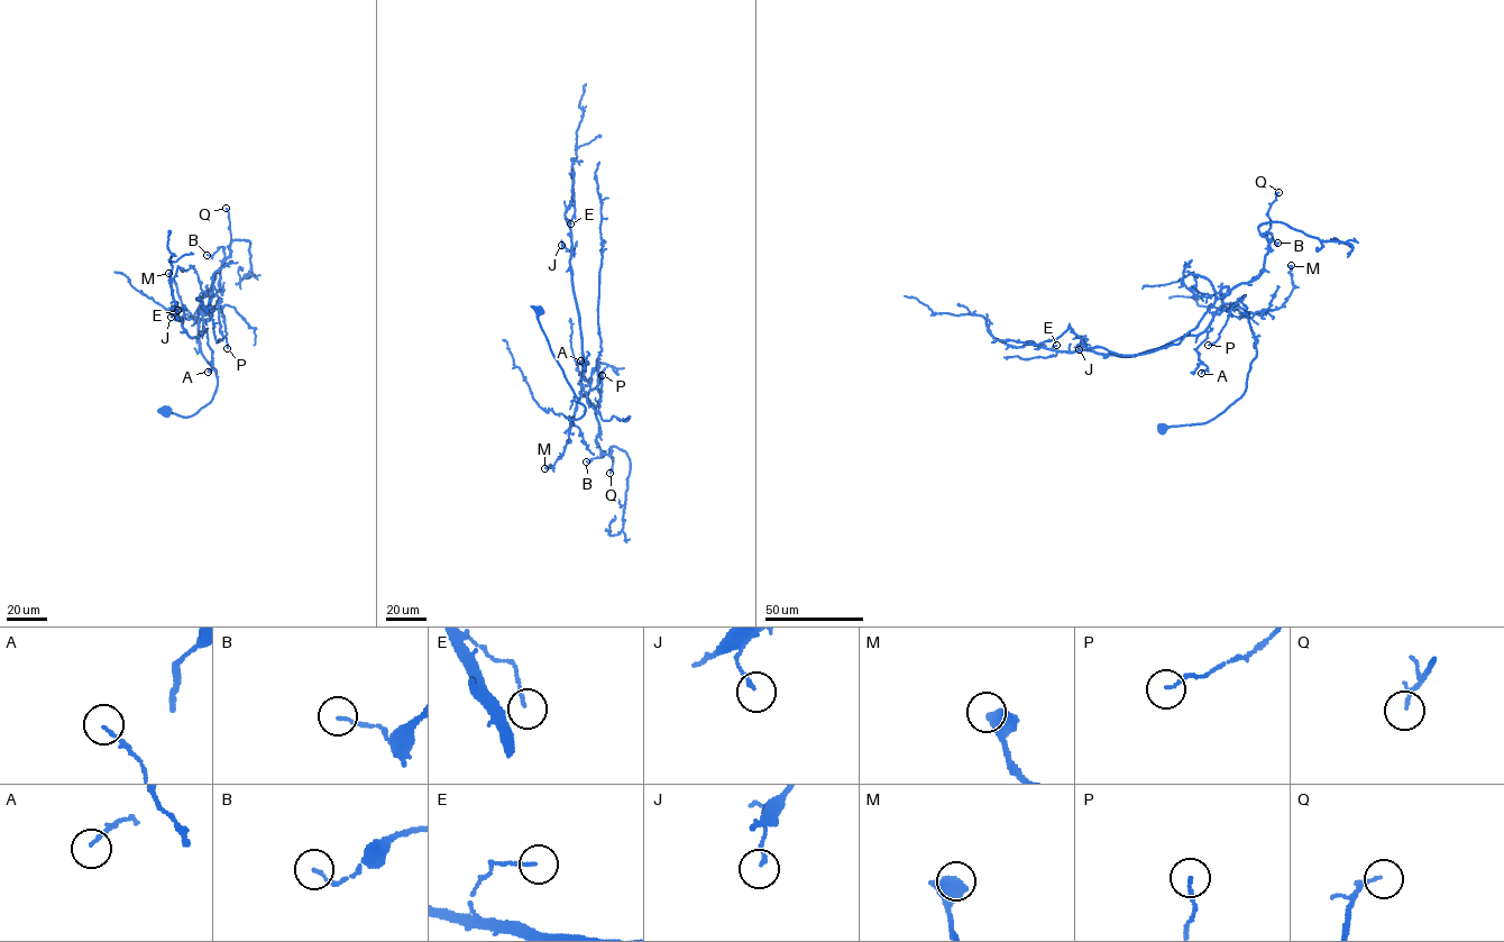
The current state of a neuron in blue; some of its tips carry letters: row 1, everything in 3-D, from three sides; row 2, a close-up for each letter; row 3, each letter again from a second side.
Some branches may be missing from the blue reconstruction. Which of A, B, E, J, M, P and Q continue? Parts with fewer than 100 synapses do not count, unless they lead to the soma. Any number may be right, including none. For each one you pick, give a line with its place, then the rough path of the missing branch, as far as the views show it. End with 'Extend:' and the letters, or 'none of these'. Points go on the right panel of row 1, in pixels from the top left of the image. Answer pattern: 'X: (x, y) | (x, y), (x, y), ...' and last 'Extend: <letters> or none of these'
Extend: none of these

